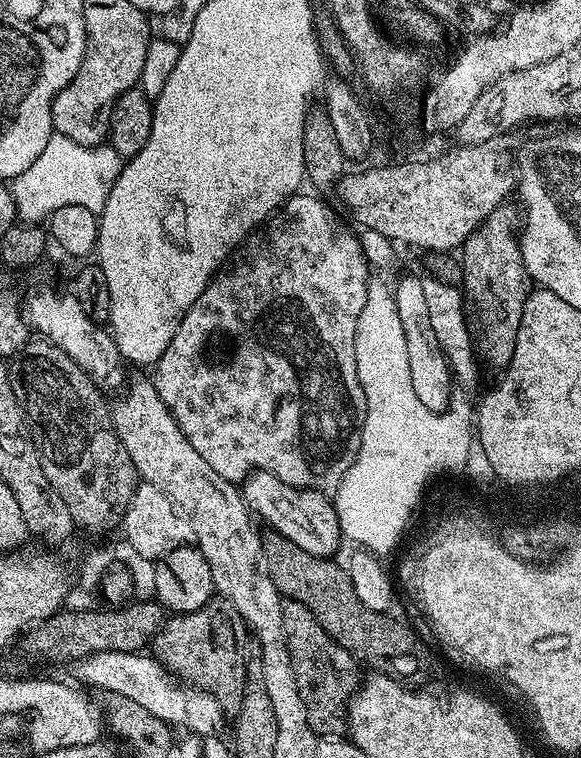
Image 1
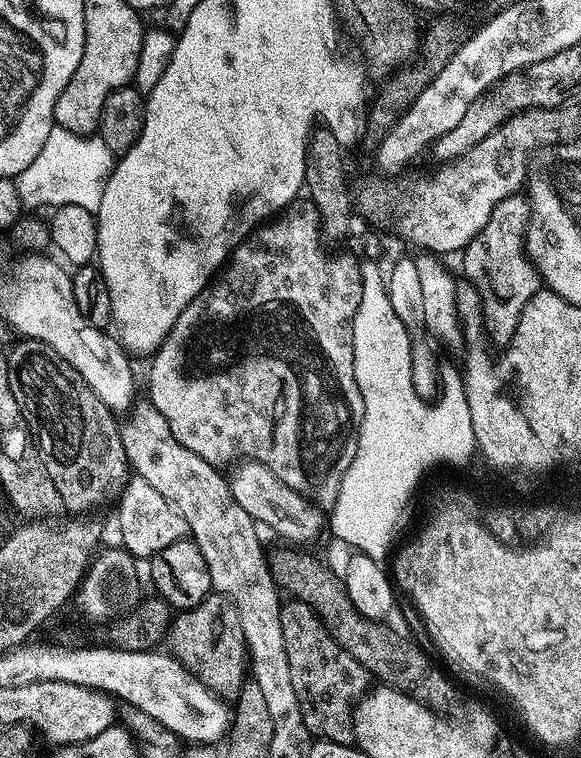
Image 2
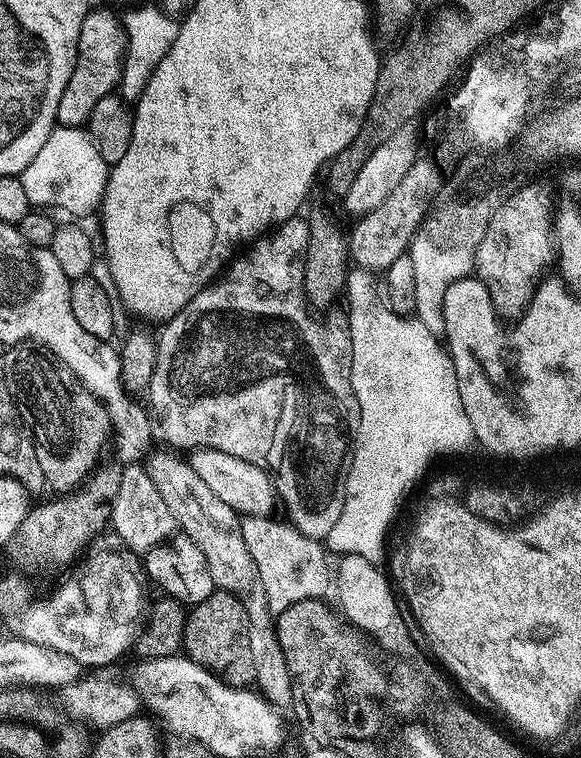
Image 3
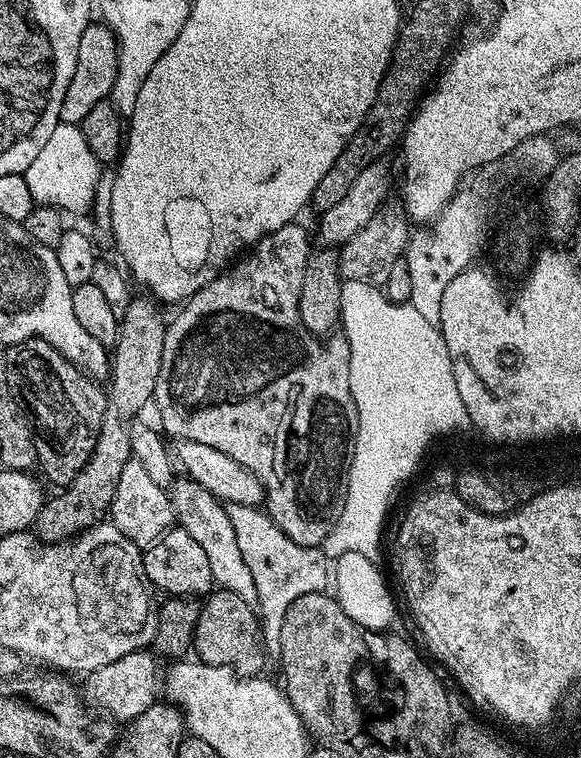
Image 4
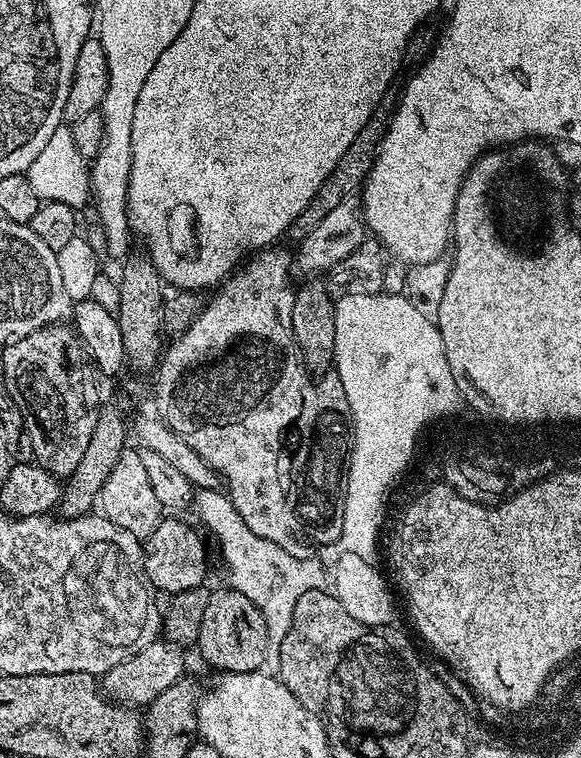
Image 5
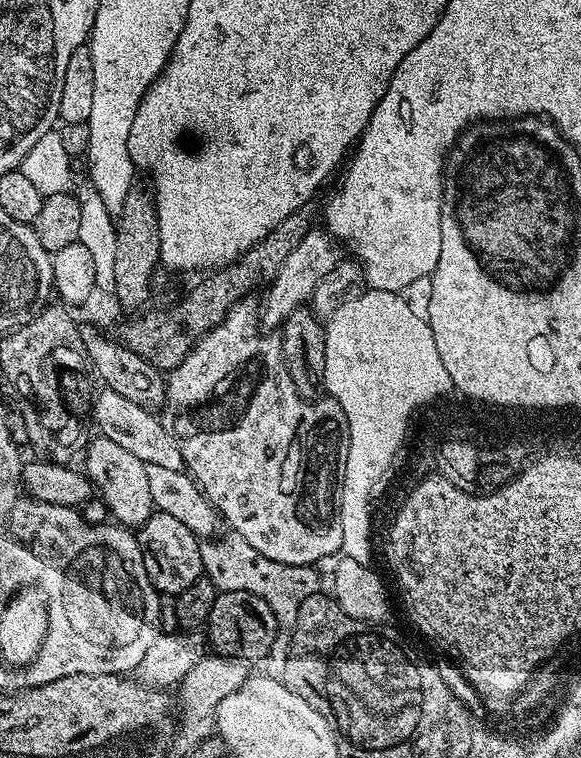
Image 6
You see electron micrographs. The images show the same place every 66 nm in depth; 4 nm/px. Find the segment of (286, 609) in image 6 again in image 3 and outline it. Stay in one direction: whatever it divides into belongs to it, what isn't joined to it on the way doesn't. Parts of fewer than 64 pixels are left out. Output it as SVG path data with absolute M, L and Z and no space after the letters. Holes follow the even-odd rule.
M245 516L241 519L242 536L255 565L259 581L267 596L267 606L272 613L286 610L296 602L327 597L332 588L332 566L323 543L302 535L295 527L269 516Z

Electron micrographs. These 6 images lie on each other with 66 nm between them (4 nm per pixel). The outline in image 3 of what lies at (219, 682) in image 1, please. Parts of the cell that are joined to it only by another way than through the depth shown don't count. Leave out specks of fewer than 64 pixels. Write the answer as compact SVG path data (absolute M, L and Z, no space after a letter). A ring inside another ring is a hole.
M214 591L210 598L191 605L186 615L183 655L210 670L230 687L248 688L256 678L248 629L248 615L239 598L229 592Z

